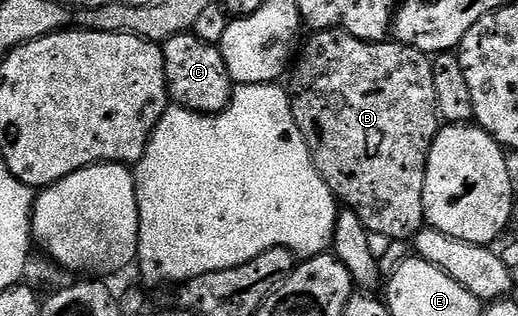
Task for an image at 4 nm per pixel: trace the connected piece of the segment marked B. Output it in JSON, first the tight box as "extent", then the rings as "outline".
{"extent":[287,28,439,241],"outline":[[[323,28],[312,33],[313,37],[304,44],[296,57],[291,68],[291,75],[288,77],[287,91],[291,110],[299,130],[309,147],[309,153],[313,159],[315,170],[327,182],[334,196],[344,207],[350,208],[355,214],[359,214],[359,222],[374,237],[386,236],[389,240],[412,241],[413,237],[426,227],[425,211],[423,210],[423,182],[425,181],[425,163],[429,157],[429,151],[433,140],[439,131],[439,117],[437,113],[435,78],[433,77],[433,61],[426,53],[415,50],[406,44],[396,42],[374,42],[371,40],[360,40],[351,34],[335,28]]]}

